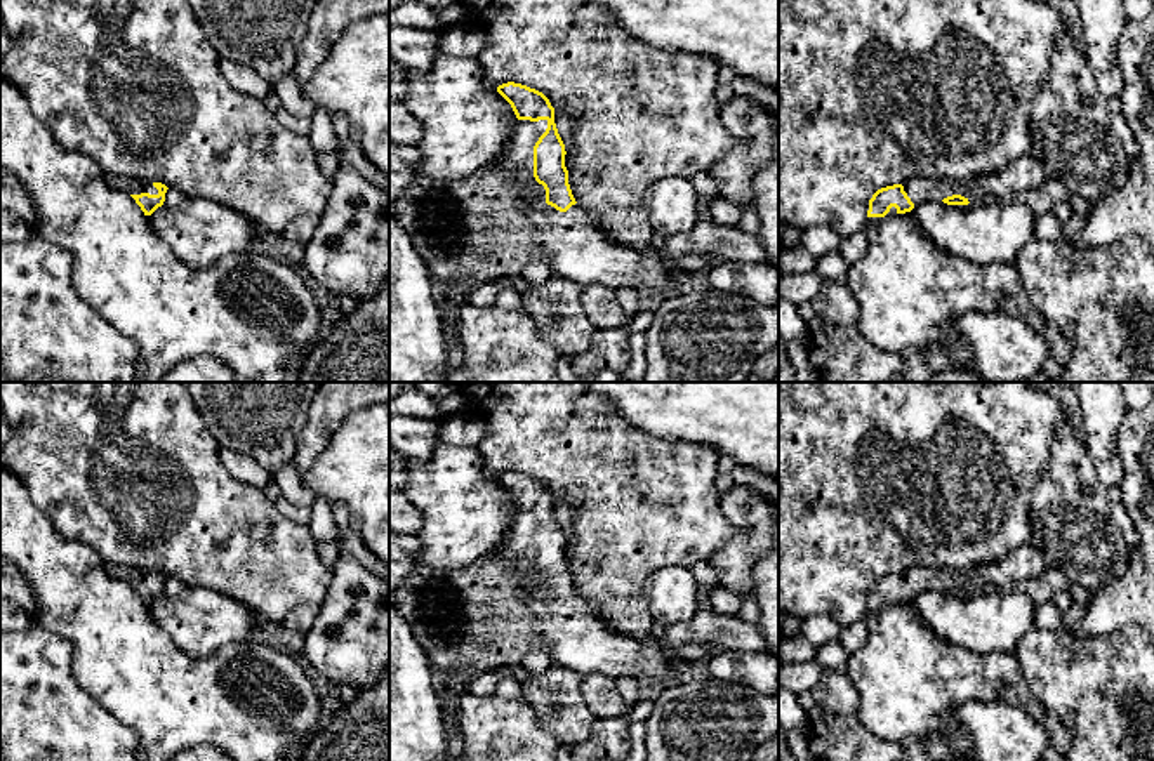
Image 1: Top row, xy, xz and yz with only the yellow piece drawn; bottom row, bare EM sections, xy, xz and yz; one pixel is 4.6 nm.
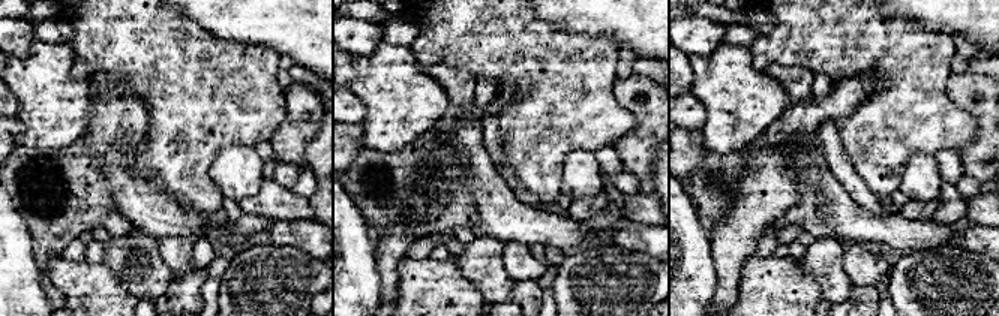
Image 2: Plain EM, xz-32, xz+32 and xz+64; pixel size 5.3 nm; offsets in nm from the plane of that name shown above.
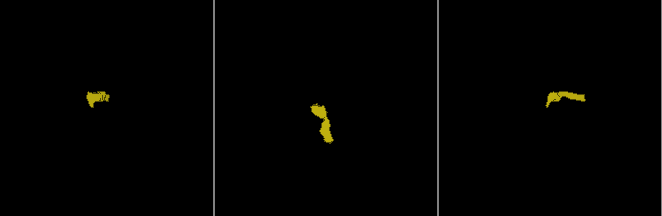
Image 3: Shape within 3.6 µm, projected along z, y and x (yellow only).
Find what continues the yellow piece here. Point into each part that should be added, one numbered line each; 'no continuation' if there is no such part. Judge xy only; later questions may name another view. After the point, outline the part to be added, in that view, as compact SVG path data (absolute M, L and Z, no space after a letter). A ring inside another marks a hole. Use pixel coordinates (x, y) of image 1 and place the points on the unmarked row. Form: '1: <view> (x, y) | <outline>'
1: xy (132, 575) | M106 563L106 570L111 577L116 577L129 584L141 584L141 582L158 584L158 579L151 572L141 572L137 568L129 568L129 566L113 565L113 563Z

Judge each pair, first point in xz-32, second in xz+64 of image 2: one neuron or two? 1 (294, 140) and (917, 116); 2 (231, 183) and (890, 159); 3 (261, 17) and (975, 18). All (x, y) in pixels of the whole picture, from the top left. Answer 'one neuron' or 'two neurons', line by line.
1: two neurons
2: two neurons
3: one neuron

